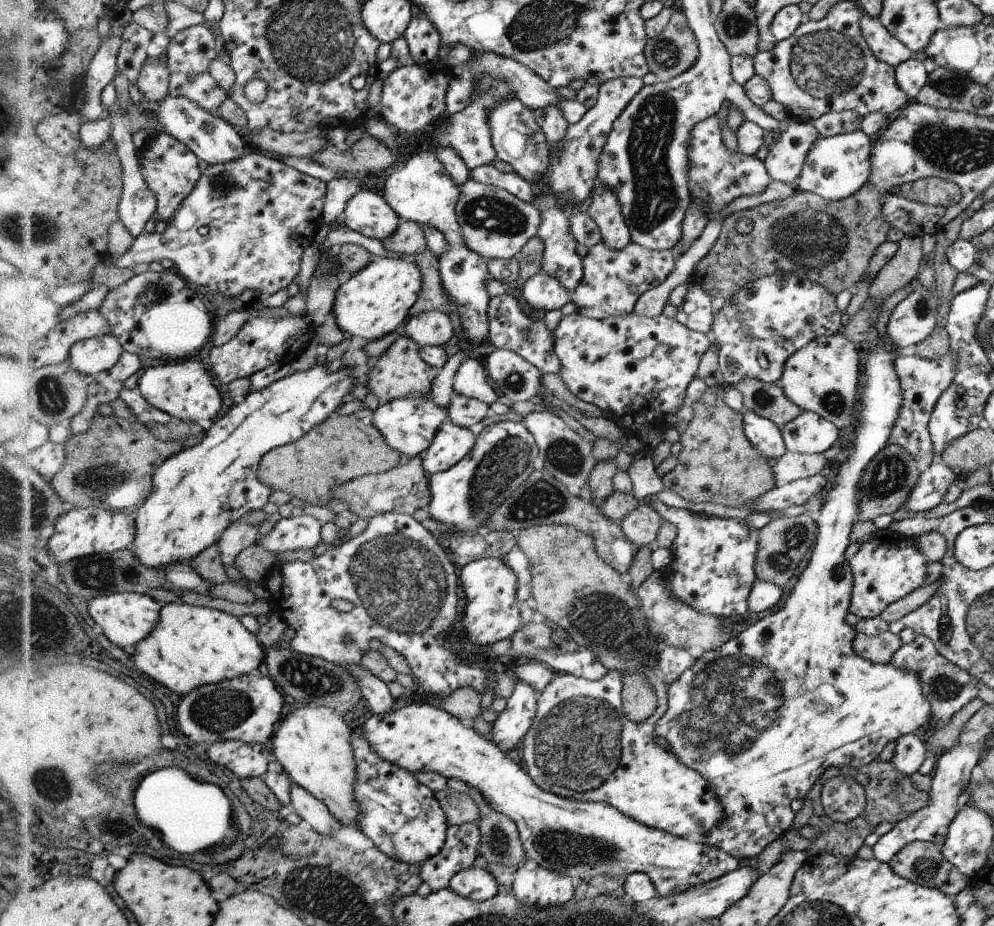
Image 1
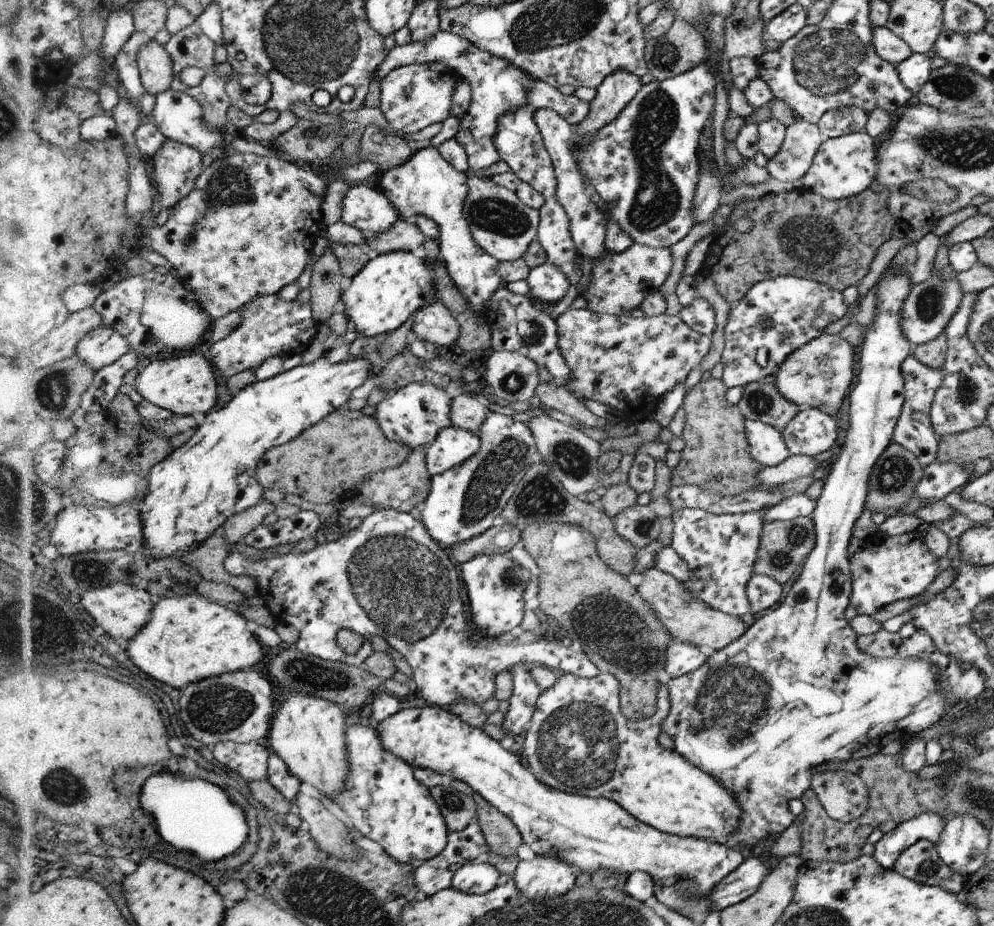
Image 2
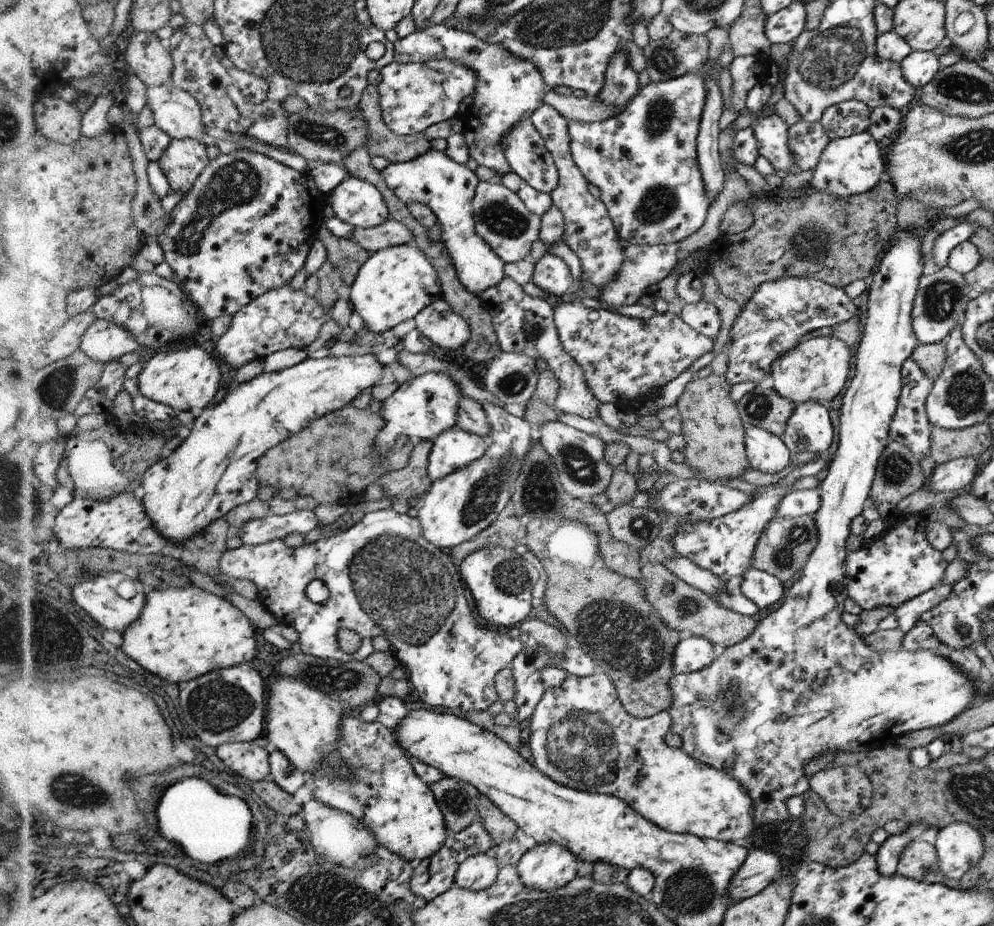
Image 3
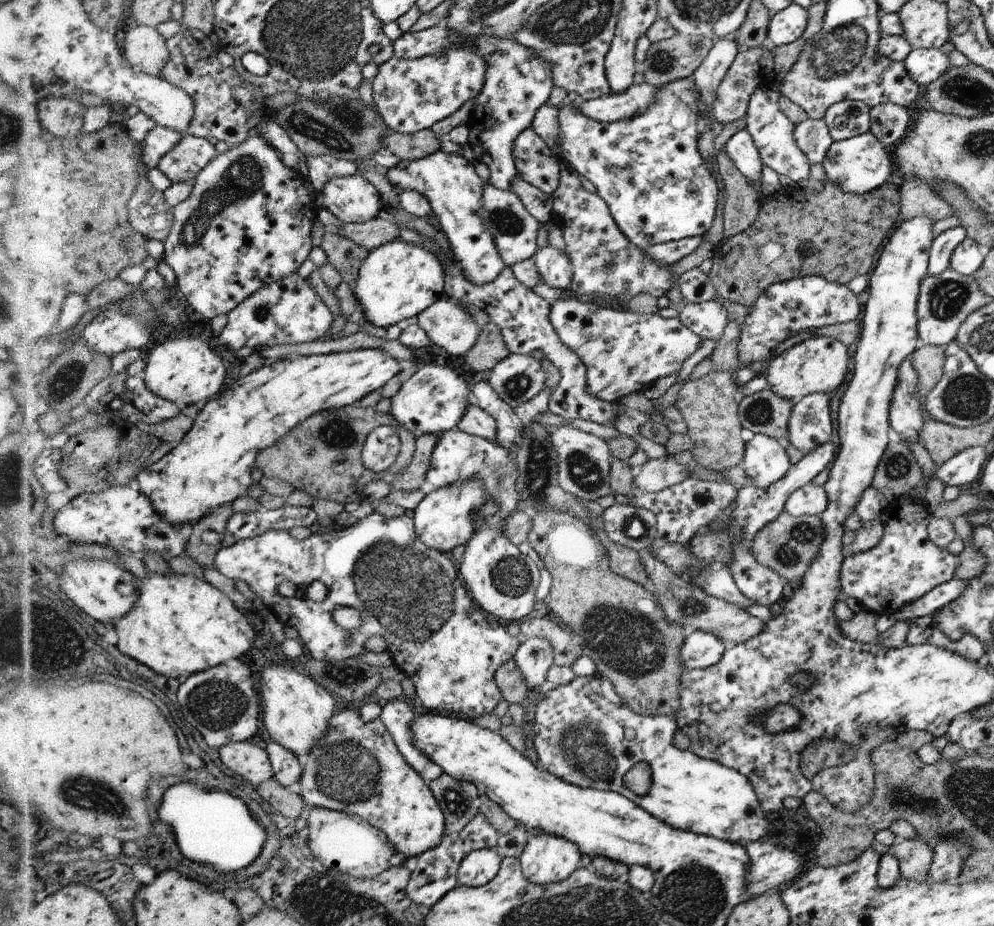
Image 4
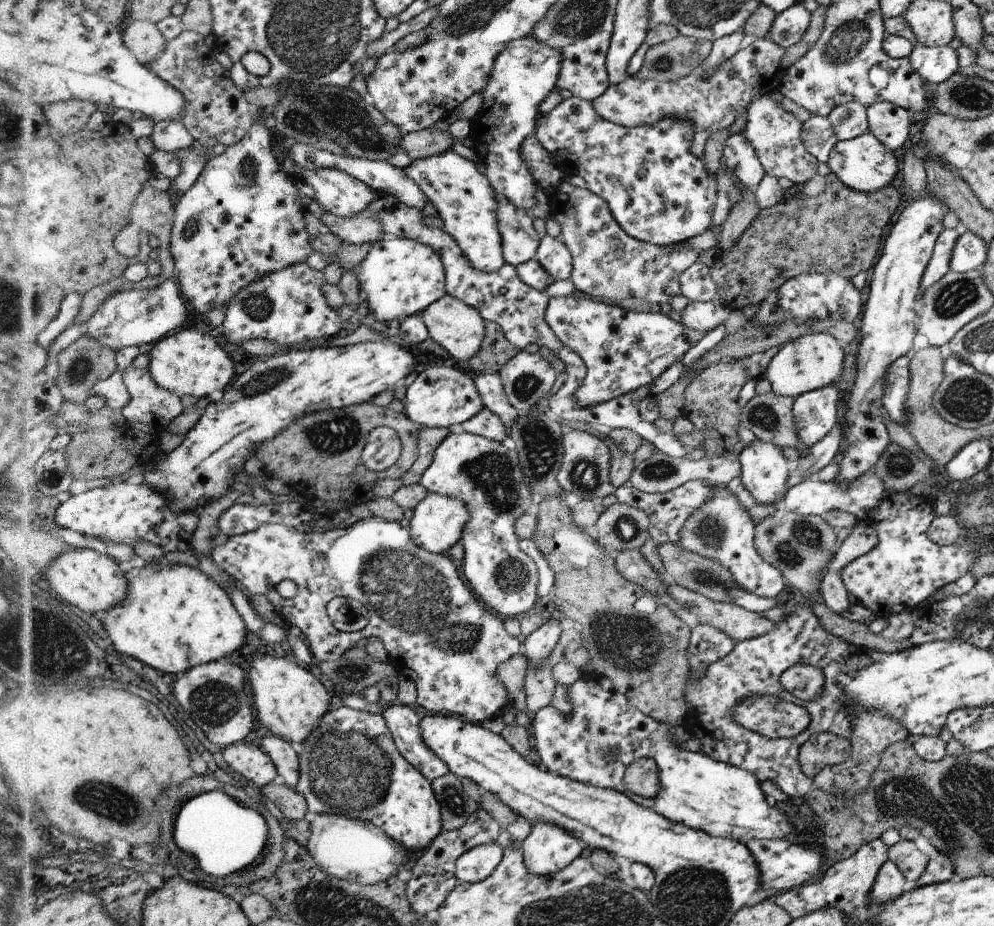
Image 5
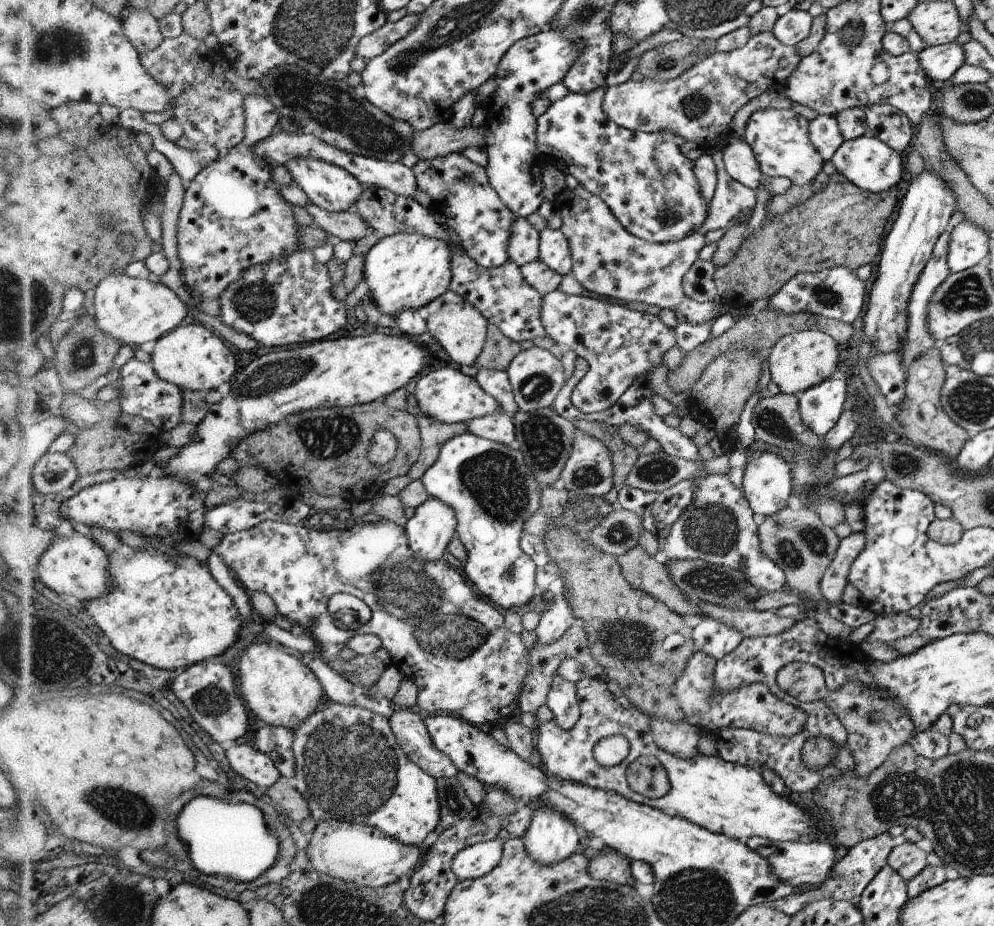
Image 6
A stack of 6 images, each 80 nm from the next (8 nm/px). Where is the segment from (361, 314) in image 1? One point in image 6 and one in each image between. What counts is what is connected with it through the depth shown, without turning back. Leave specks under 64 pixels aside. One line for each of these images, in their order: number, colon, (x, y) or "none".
2: (392, 287)
3: (395, 284)
4: (397, 281)
5: (401, 277)
6: (406, 270)

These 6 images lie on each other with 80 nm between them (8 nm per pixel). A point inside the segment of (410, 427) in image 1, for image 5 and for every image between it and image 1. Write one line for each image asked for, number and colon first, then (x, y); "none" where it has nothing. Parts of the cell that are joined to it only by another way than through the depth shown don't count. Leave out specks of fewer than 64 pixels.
2: (415, 415)
3: (423, 407)
4: (433, 401)
5: (441, 397)

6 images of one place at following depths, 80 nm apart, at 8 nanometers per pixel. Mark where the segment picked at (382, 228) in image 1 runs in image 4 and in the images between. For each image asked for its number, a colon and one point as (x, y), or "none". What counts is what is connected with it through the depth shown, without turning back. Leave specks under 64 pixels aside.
2: (368, 209)
3: (357, 202)
4: (352, 199)

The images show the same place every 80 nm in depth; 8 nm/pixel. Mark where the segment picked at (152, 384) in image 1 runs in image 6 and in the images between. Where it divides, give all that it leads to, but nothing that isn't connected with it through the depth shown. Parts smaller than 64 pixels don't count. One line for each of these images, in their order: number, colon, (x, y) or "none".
2: (187, 384)
3: (187, 377)
4: (186, 370)
5: (192, 363)
6: (194, 356)

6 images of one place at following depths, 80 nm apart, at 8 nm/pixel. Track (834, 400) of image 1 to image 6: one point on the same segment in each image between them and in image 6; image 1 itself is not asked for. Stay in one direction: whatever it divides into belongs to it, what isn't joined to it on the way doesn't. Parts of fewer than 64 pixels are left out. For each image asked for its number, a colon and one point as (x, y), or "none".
2: (818, 375)
3: (817, 369)
4: (818, 364)
5: (806, 363)
6: (799, 361)

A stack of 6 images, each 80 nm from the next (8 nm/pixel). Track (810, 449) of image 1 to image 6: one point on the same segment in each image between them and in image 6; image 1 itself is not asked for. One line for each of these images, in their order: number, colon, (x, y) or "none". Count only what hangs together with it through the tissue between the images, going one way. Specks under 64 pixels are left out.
2: (812, 432)
3: (810, 429)
4: (810, 426)
5: (816, 412)
6: (821, 406)

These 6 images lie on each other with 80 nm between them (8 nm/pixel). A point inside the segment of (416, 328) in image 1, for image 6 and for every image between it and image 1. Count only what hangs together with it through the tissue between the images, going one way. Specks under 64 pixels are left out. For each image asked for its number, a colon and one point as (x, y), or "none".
2: (435, 323)
3: (439, 322)
4: (447, 324)
5: (459, 329)
6: (462, 331)

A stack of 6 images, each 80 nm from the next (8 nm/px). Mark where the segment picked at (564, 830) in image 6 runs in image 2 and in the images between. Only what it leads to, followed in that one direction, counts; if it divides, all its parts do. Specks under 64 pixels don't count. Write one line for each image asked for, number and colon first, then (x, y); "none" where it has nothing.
2: (545, 876)
3: (547, 866)
4: (546, 859)
5: (548, 848)

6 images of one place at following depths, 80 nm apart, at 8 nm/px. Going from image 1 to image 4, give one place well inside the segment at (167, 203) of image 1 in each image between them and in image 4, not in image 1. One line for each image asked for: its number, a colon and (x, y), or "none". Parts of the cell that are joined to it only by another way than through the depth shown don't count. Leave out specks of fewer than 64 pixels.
2: (178, 167)
3: (185, 161)
4: (191, 157)

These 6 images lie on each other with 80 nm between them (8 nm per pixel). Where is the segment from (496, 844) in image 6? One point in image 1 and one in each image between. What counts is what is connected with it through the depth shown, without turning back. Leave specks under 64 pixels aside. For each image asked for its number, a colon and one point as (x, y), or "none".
1: (477, 884)
2: (475, 879)
3: (478, 872)
4: (479, 867)
5: (477, 864)

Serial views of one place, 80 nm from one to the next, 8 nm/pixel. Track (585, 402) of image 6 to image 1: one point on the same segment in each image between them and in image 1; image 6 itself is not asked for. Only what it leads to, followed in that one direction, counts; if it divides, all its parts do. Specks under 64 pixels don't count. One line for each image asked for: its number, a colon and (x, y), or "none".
1: (620, 363)
2: (618, 360)
3: (623, 358)
4: (623, 352)
5: (622, 350)

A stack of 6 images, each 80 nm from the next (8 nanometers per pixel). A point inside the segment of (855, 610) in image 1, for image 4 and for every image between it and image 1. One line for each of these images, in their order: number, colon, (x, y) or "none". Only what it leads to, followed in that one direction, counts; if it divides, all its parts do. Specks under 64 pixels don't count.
2: (900, 567)
3: (902, 565)
4: (905, 566)

